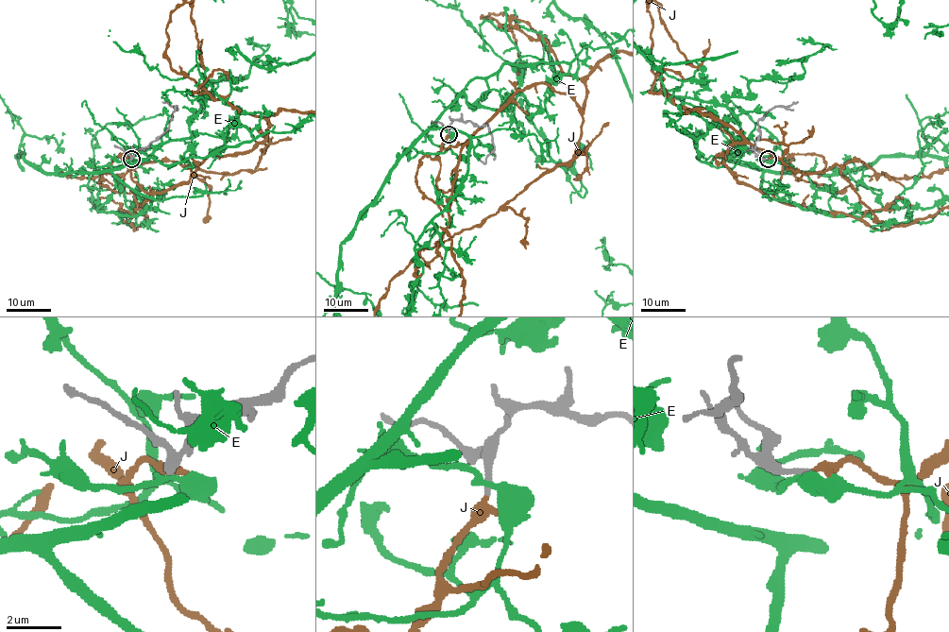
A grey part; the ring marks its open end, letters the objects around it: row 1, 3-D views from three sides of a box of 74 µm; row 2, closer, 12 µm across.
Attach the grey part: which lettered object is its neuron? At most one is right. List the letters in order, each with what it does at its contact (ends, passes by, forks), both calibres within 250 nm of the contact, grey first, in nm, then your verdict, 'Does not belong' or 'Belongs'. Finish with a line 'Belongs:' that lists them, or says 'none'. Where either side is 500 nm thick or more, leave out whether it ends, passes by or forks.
E: It passes by. Thickness 240 nm (grey) against 320 nm. Does not belong
J: It ends there. Thickness 200 nm (grey) against 360 nm. Belongs
Belongs: J

